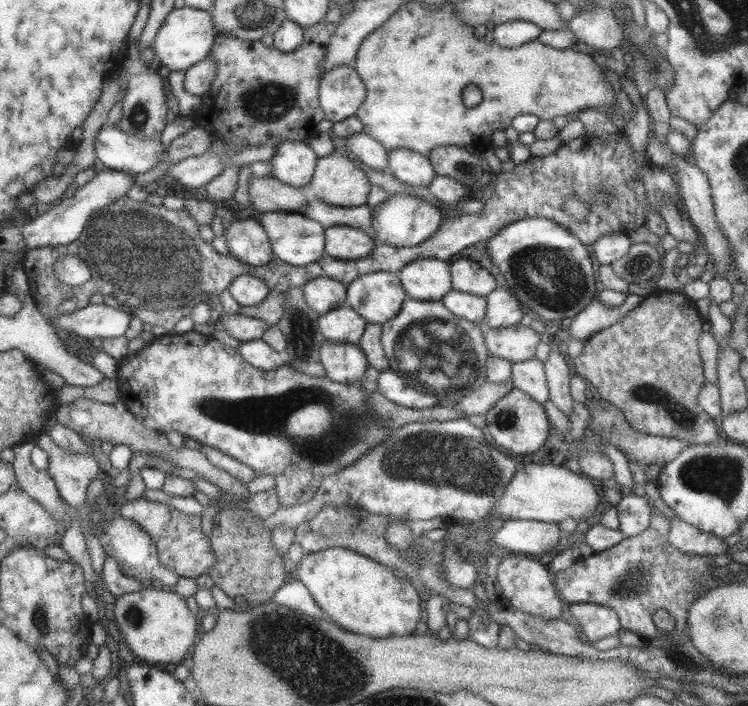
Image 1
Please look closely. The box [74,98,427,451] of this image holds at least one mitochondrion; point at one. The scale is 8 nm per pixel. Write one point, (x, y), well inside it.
(153, 260)

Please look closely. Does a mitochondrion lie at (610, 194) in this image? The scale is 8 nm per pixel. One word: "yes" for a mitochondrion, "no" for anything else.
yes

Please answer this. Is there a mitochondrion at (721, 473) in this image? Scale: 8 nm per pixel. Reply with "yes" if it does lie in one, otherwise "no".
yes

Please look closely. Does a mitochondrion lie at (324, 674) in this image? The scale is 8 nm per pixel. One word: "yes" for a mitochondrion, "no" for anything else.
yes

